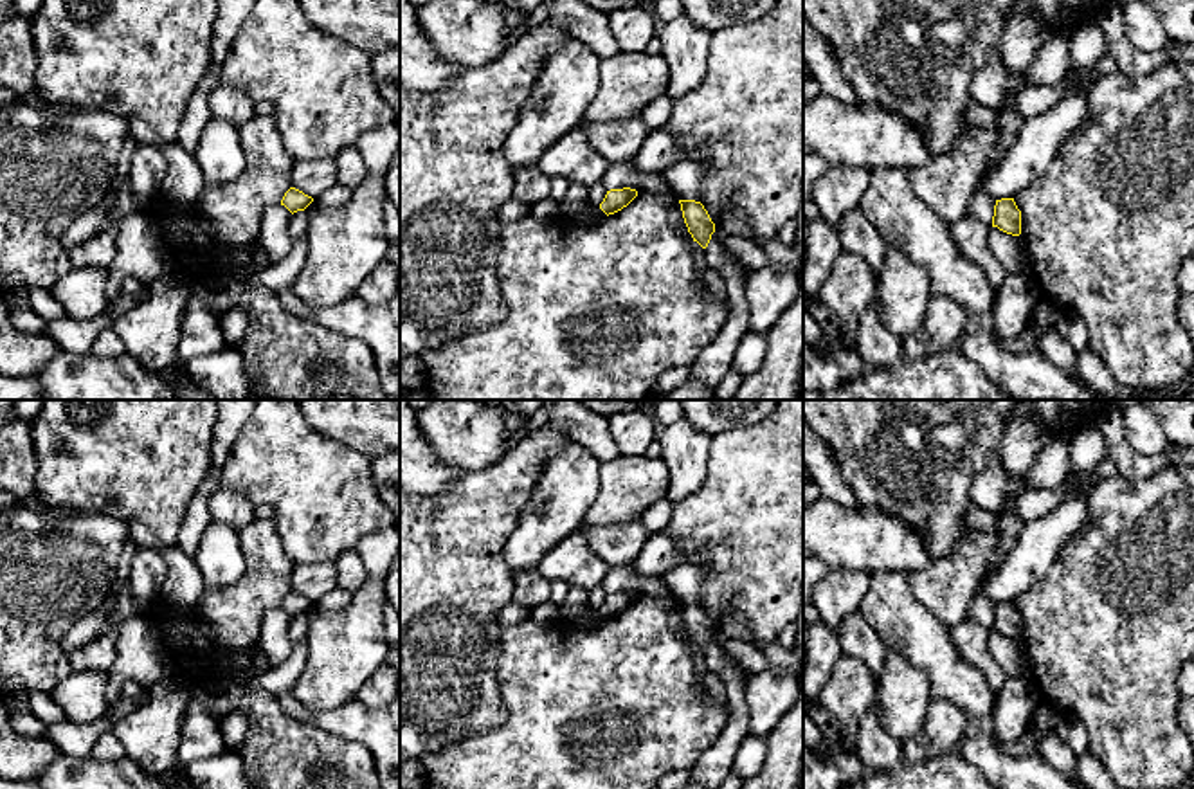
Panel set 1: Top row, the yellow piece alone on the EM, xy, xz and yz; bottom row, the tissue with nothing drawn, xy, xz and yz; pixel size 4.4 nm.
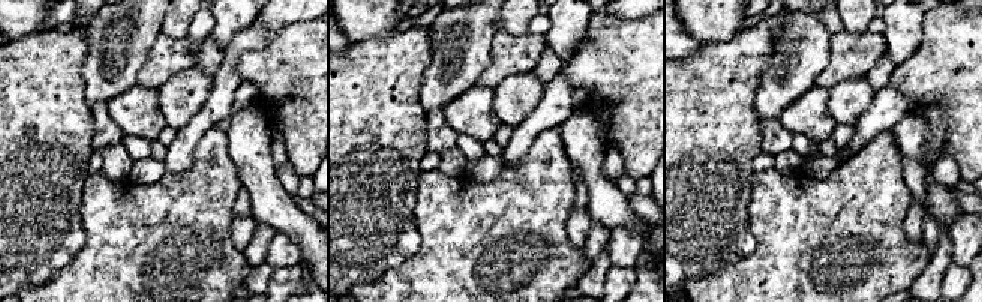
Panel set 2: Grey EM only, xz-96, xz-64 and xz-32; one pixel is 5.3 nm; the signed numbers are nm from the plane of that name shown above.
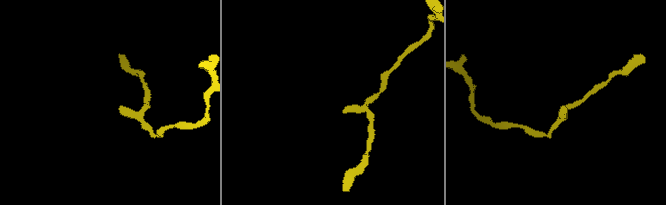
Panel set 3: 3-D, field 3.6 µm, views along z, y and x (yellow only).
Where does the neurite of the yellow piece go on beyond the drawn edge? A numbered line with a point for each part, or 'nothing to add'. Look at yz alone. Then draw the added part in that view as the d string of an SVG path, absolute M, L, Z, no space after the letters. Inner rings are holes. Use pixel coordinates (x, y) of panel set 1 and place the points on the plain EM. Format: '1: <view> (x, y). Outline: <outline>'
nothing to add

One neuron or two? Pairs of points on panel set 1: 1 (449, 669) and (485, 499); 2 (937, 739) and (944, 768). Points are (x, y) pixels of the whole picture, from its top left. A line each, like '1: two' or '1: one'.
1: one
2: two

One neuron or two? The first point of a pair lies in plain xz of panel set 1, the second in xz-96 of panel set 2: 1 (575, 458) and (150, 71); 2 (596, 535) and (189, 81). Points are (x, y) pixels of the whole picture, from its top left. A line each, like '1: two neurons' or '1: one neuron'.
1: two neurons
2: one neuron

